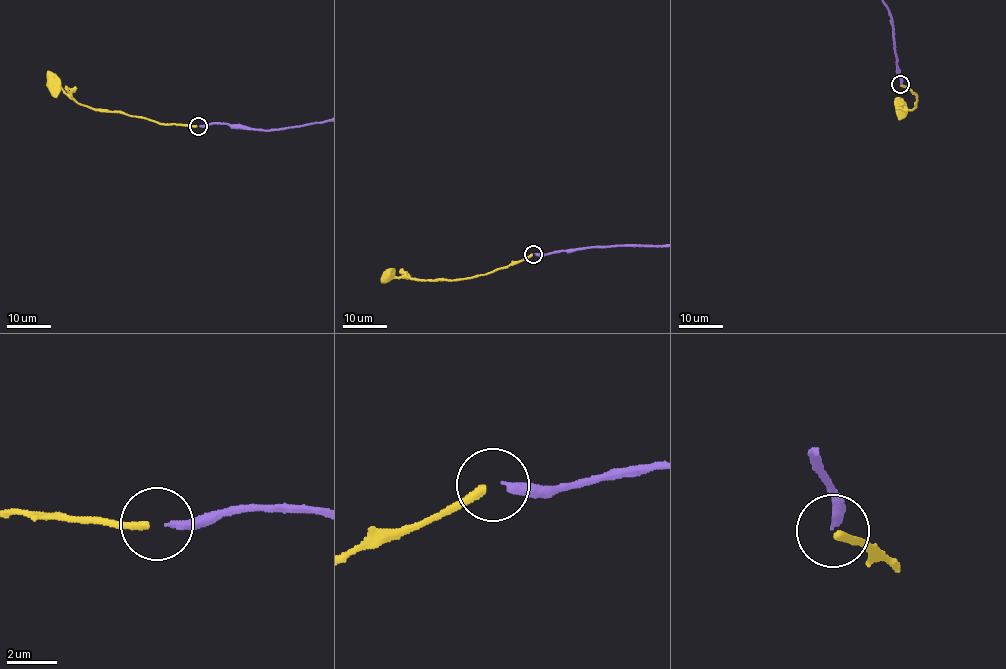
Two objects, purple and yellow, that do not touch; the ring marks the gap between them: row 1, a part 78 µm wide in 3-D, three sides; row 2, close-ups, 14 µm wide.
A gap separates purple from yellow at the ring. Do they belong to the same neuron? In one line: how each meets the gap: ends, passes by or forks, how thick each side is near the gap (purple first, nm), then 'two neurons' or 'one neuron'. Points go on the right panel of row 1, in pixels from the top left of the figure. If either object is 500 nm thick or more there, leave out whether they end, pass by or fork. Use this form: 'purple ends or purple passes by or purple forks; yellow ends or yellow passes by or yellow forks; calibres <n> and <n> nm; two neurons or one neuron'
purple ends; yellow ends; calibres 280 and 320 nm; one neuron

